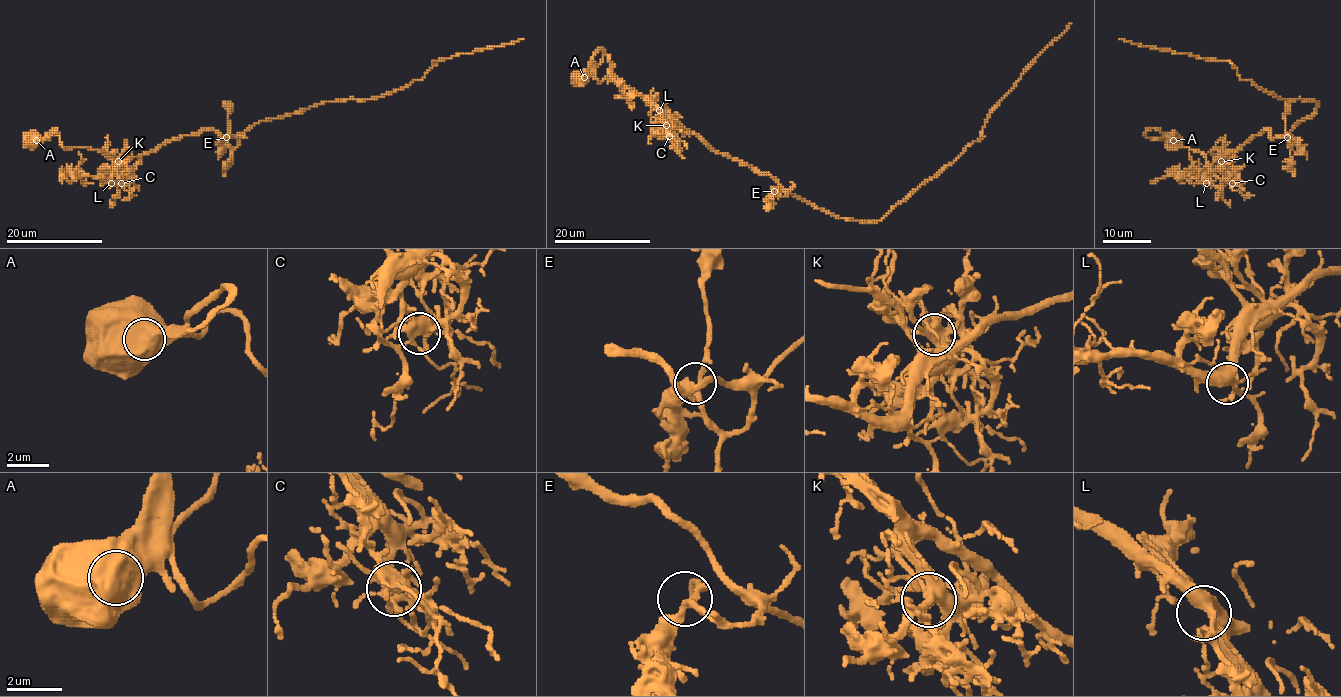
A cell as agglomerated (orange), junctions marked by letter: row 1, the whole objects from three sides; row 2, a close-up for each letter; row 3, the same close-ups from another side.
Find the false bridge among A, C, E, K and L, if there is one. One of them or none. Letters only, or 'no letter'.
no letter

